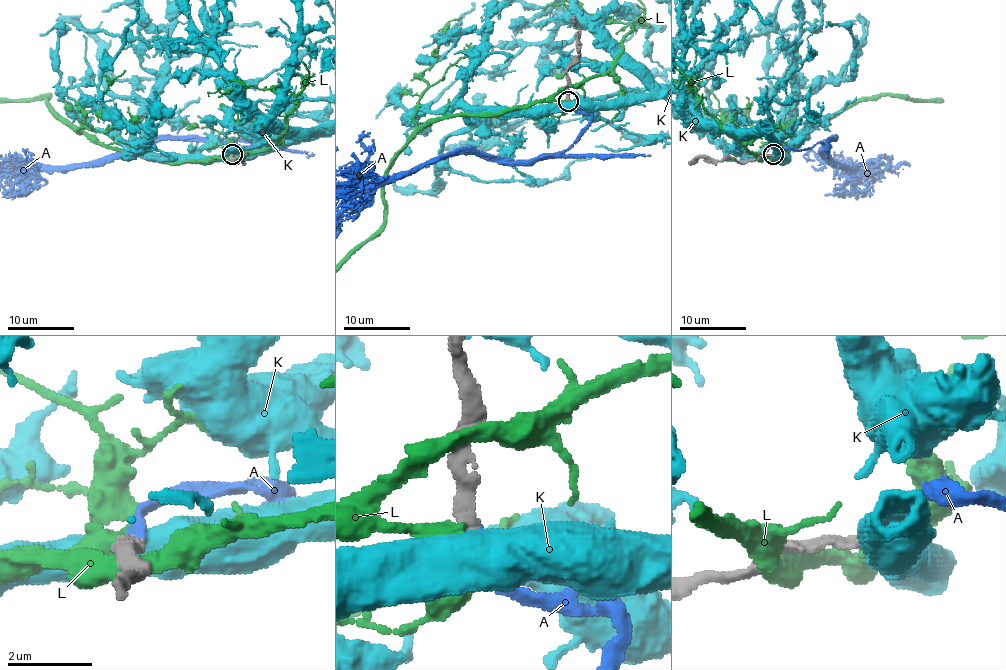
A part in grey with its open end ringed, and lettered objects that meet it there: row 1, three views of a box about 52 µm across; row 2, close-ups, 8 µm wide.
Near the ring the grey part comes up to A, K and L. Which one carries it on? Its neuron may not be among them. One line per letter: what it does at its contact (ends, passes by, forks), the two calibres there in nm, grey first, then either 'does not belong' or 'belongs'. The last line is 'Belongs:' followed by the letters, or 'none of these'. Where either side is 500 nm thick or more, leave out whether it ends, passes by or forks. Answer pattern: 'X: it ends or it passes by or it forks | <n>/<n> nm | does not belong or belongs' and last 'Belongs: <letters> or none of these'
A: it ends | 280/280 nm | belongs
K: 280/700 nm | does not belong
L: it passes by | 280/360 nm | does not belong
Belongs: A

